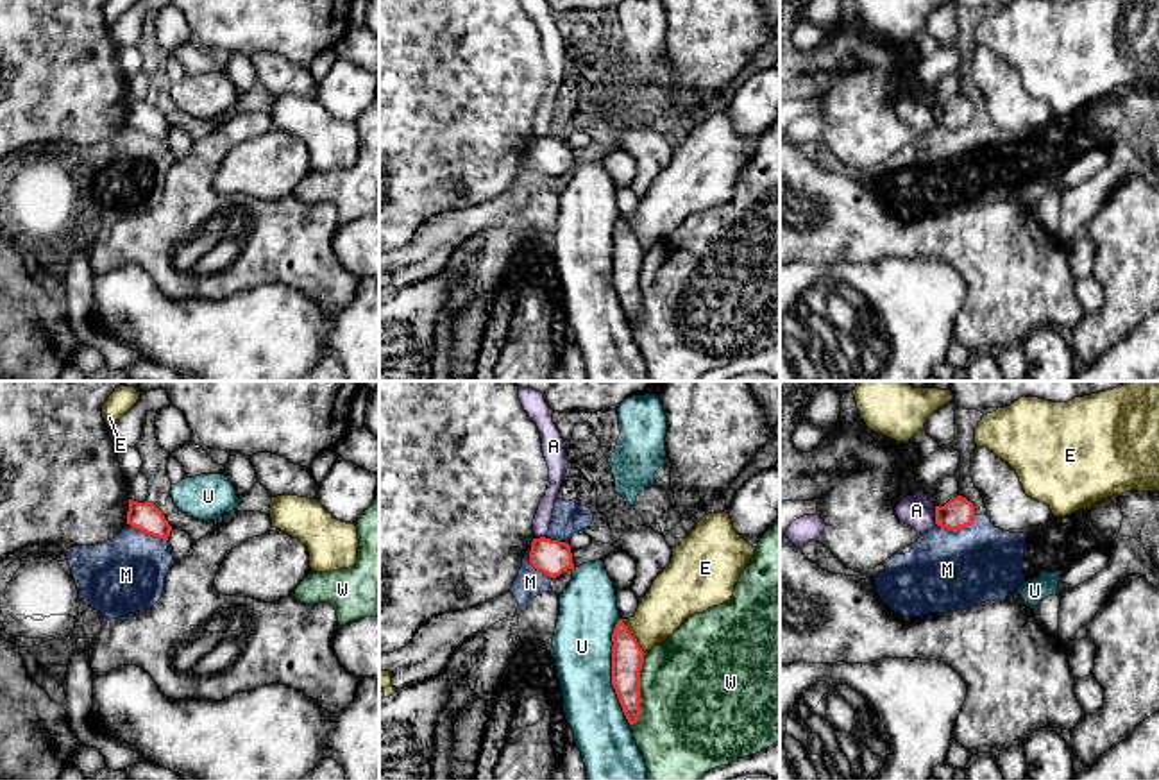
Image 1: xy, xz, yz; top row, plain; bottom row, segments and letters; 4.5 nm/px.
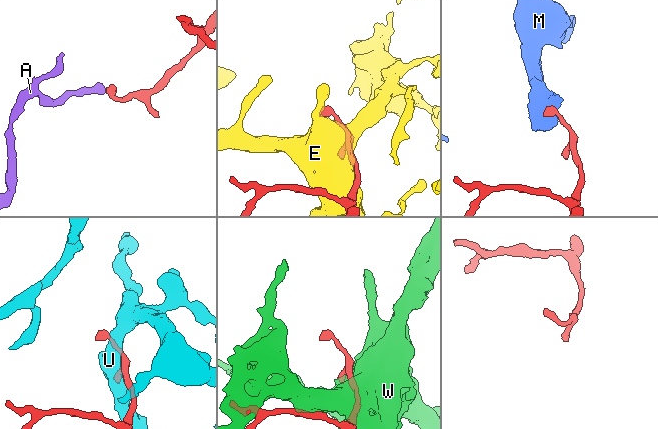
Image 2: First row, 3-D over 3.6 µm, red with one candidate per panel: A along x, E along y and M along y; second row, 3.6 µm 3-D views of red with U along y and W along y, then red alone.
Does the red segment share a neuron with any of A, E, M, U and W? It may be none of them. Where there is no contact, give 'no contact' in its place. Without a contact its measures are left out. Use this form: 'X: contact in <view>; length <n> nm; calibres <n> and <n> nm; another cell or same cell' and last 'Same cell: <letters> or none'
A: contact in yz; length 80 nm; calibres 140 and 150 nm; another cell
E: contact in xz; length 190 nm; calibres 140 and 220 nm; another cell
M: contact in yz; length 190 nm; calibres 140 and 360 nm; another cell
U: contact in xz; length 500 nm; calibres 140 and 280 nm; another cell
W: contact in xz; length 340 nm; calibres 140 and 480 nm; another cell
Same cell: none

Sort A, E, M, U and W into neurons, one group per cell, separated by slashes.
A / E / M / U / W

